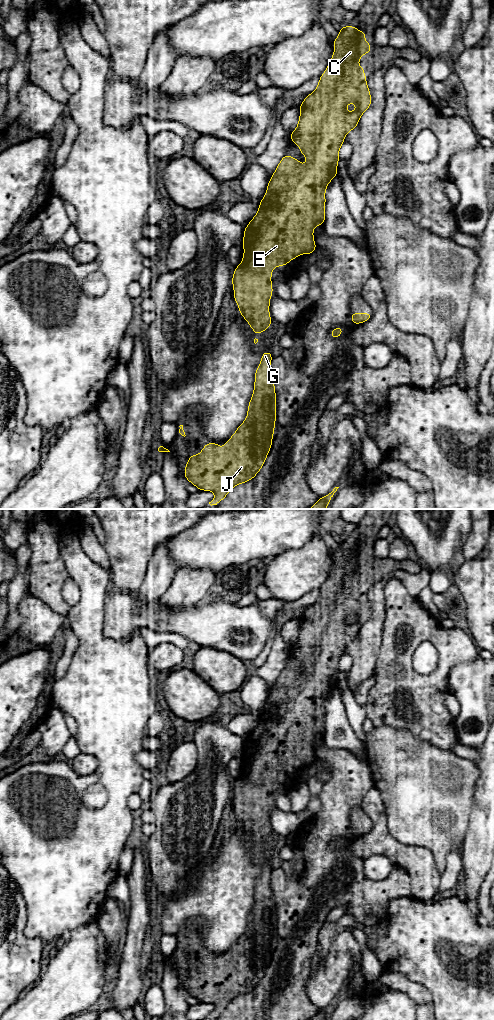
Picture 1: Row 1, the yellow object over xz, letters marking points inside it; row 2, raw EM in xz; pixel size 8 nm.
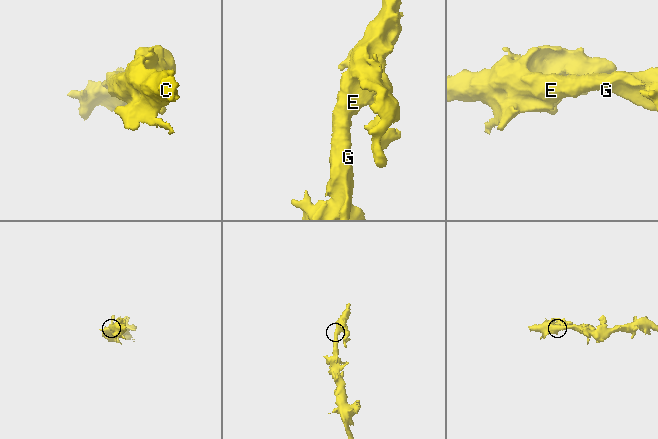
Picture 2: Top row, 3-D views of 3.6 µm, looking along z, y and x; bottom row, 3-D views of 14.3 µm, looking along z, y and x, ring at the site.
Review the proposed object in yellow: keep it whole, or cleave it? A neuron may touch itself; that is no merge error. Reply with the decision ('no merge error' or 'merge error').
no merge error

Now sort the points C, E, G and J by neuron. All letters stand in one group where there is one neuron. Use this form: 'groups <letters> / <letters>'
groups C E G J

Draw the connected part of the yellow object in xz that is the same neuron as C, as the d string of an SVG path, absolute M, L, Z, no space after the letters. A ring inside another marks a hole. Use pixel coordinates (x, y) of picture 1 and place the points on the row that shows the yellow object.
M354 26L340 27L340 33L332 44L335 46L332 60L324 74L320 76L316 90L309 94L299 106L299 122L289 138L299 146L301 153L307 158L307 162L302 165L297 159L287 154L282 158L268 183L266 194L259 204L257 214L245 227L244 255L241 264L235 268L232 284L234 299L239 306L239 312L249 322L249 326L254 330L254 335L264 332L272 323L269 304L273 293L271 283L273 268L286 266L289 261L297 256L312 254L316 250L313 229L324 224L325 191L329 182L337 176L340 146L344 143L346 134L357 126L361 115L372 102L364 68L358 66L360 57L372 51L371 43L365 41L365 31L359 31ZM348 103L356 104L354 112L346 110Z

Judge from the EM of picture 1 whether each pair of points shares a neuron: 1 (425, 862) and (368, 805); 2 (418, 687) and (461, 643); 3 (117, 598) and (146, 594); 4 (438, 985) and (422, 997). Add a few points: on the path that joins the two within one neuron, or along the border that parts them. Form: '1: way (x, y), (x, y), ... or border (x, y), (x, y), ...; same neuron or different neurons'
1: way (407, 857), (401, 855), (379, 833), (379, 823); same neuron
2: way (431, 681), (443, 669), (448, 656); same neuron
3: border (137, 593), (143, 602), (152, 602), (159, 598); different neurons
4: border (409, 979), (419, 982), (430, 993), (432, 1002); different neurons

